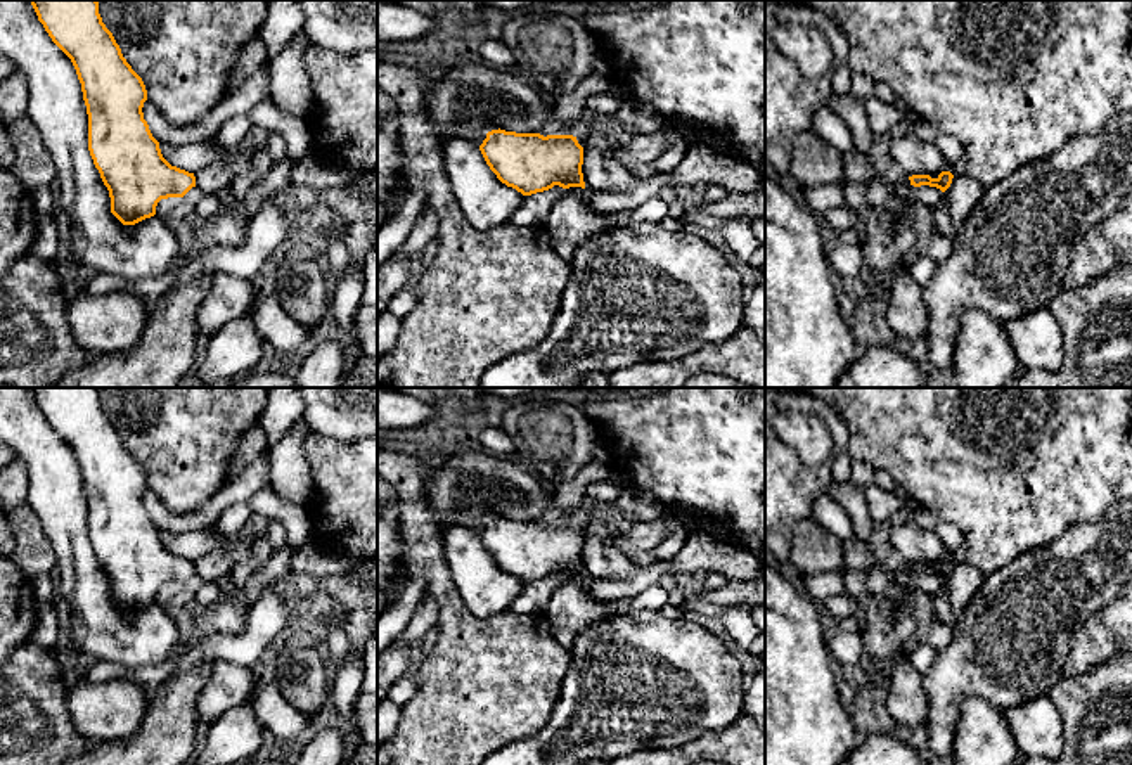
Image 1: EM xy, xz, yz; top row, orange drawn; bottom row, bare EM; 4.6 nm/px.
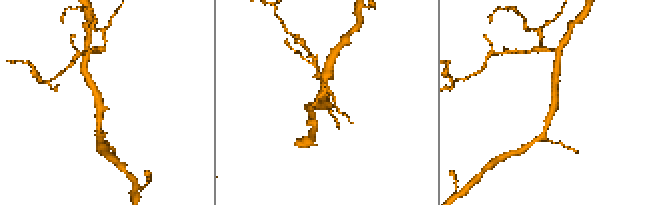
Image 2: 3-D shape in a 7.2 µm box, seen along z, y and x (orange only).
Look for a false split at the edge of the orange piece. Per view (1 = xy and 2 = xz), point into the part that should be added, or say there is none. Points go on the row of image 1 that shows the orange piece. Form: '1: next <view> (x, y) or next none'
1: next none
2: next none

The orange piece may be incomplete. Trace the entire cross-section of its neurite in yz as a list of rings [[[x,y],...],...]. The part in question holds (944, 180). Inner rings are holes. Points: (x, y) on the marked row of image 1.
[[[942,171],[936,178],[931,178],[929,175],[909,177],[910,185],[914,187],[929,185],[940,189],[942,192],[945,192],[950,187],[952,178],[954,175],[950,171]]]

